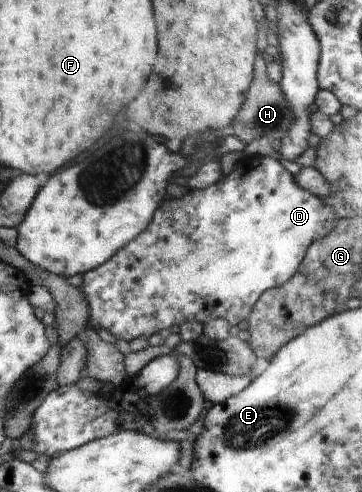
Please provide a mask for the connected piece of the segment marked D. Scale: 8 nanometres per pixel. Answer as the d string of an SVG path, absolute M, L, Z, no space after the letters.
M250 155L238 163L233 171L226 175L226 179L218 180L206 189L189 191L190 193L186 193L182 199L174 198L174 201L170 201L170 203L158 205L148 227L138 237L127 242L108 261L83 274L80 289L82 289L82 295L84 295L86 303L88 303L89 327L95 330L104 328L110 331L117 339L129 342L137 337L149 338L154 333L162 331L162 329L170 329L174 325L180 327L183 322L194 319L198 323L205 324L211 319L222 318L226 319L231 326L238 325L240 321L243 321L252 313L254 304L267 289L280 287L291 279L300 263L302 263L309 244L316 239L320 239L320 237L328 235L334 229L334 225L336 225L336 221L339 218L336 217L334 209L330 205L326 205L323 199L314 197L312 193L308 193L306 189L300 187L294 181L293 175L277 159L265 155Z

